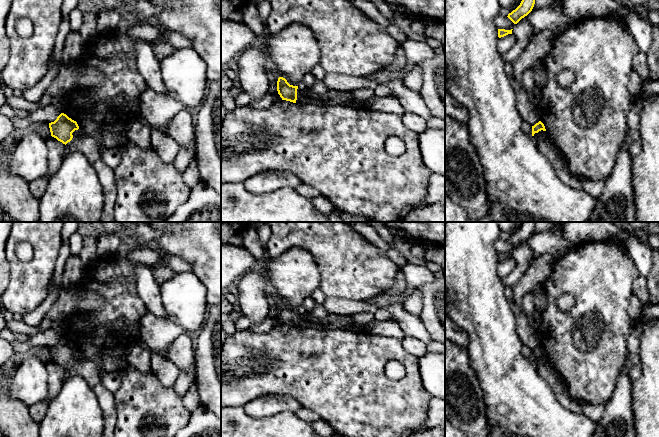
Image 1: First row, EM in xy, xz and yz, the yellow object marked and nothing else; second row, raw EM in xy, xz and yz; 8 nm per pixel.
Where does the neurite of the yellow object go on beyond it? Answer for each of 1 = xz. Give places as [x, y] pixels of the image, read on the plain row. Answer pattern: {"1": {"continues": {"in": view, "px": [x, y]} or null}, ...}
{"1": {"continues": {"in": "xz", "px": [304, 320]}}}

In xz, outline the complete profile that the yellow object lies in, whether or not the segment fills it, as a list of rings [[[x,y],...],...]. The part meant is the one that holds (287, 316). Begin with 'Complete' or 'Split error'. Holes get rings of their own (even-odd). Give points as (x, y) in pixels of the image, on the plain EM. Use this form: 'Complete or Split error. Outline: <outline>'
Split error. Outline: [[[283,301],[277,305],[277,315],[282,324],[299,328],[314,328],[317,330],[347,329],[351,331],[366,331],[366,326],[356,324],[351,316],[329,313],[324,318],[317,318],[310,313],[290,309]]]

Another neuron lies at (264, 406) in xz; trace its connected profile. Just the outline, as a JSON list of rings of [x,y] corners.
[[[268,395],[260,396],[243,406],[245,413],[252,418],[266,418],[282,411],[296,413],[301,405],[292,396]]]

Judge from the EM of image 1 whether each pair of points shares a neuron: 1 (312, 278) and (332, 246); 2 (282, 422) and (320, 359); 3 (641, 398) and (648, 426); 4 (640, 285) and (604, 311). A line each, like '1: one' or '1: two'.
1: two
2: two
3: one
4: two

